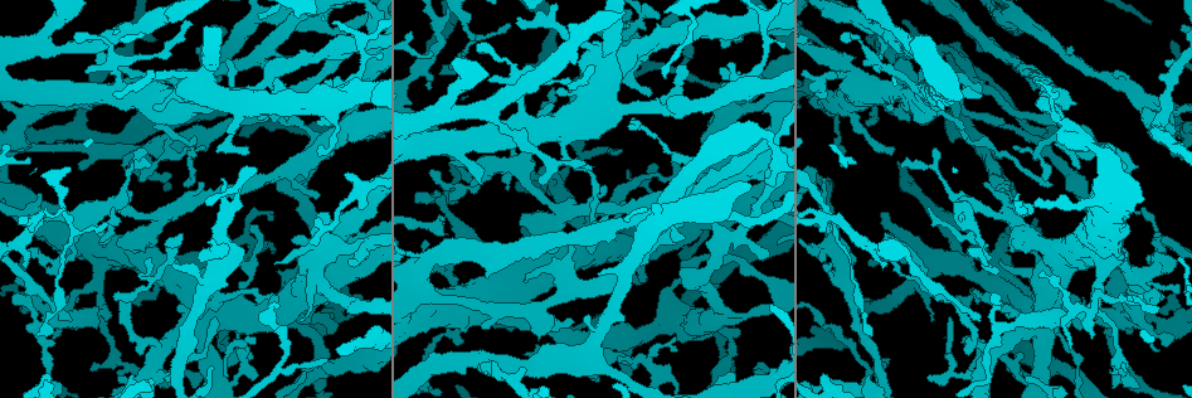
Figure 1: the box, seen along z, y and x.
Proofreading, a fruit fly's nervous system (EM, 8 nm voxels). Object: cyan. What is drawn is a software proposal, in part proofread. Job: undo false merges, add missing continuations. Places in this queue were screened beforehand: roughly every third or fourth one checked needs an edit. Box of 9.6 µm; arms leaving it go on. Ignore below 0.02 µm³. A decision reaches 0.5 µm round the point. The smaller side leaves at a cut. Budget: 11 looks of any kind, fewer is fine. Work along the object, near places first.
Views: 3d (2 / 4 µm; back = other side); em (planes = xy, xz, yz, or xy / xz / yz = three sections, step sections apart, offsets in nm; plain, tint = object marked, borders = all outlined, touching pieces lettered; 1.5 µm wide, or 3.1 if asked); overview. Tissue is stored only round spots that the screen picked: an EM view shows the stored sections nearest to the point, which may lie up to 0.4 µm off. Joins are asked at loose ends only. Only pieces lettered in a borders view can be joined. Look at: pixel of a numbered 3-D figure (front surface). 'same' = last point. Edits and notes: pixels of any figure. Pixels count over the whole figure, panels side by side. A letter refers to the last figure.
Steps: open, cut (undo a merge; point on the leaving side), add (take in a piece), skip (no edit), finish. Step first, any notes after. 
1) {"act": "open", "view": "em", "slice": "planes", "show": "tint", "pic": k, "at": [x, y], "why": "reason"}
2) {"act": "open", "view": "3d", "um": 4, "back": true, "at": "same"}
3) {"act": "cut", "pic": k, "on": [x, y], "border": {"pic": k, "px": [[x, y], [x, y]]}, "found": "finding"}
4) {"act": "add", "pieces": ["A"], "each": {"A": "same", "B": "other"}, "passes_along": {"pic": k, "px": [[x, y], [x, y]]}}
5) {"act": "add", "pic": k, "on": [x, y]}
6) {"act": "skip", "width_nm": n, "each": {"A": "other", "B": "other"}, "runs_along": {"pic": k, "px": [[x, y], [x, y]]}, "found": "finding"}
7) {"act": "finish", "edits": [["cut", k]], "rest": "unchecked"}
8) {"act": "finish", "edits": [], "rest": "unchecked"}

{"act": "open", "view": "em", "slice": "xy", "step": 4, "show": "tint", "pic": 1, "at": [79, 292], "why": "four or more arms meet"}

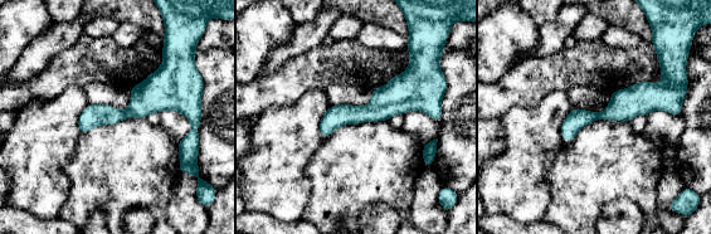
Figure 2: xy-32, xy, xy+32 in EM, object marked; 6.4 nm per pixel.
{"act": "open", "view": "em", "slice": "xy", "step": 4, "show": "borders", "at": "same", "why": "what lies round it"}

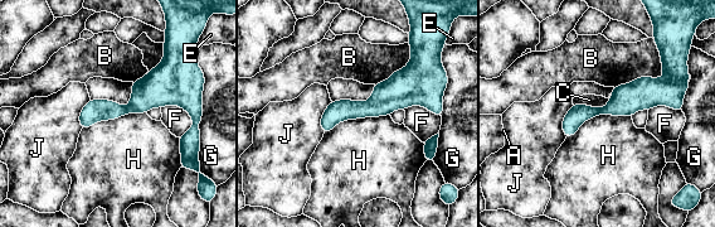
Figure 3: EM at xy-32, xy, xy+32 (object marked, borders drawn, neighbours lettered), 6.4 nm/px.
{"act": "skip", "width_nm": 140, "each": {"A": "other", "B": "other", "C": "other", "E": "other", "F": "other", "G": "other", "H": "other", "J": "other"}, "runs_along": {"pic": 3, "px": [[674, 100], [631, 97], [565, 130]]}, "found": "all the same neuron"}

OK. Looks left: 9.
{"act": "open", "view": "em", "slice": "xz", "step": 8, "show": "tint", "pic": 1, "at": [1139, 276], "why": "sudden change in width"}

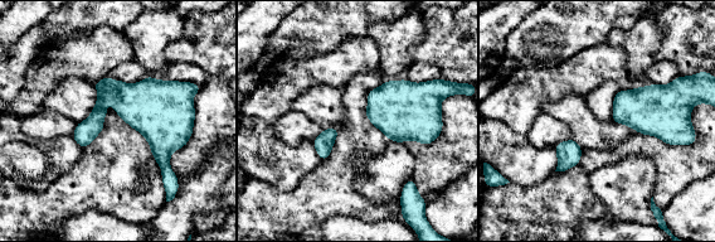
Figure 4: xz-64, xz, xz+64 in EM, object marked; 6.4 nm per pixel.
{"act": "open", "view": "em", "slice": "planes", "show": "borders", "at": "same", "why": "another direction"}

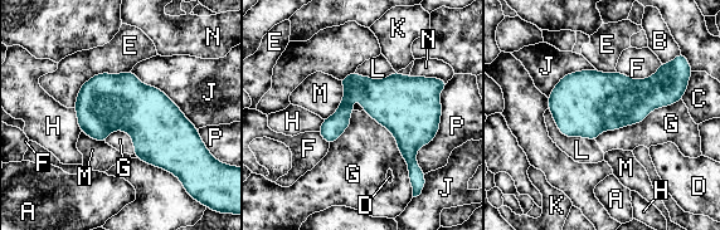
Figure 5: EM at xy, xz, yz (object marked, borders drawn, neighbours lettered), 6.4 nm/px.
{"act": "skip", "longest_contact_nm": ["G", 600], "each": {"A": "other", "B": "other", "C": "other", "D": "other", "E": "other", "F": "other", "G": "other", "H": "other", "J": "other", "K": "other", "L": "other", "M": "other", "N": "other", "P": "other"}, "border": {"pic": 5, "px": [[681, 98], [594, 140]]}, "found": "one neuron here"}

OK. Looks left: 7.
{"act": "open", "view": "3d", "um": 4, "back": true, "pic": 1, "at": [21, 311], "why": "thin end"}

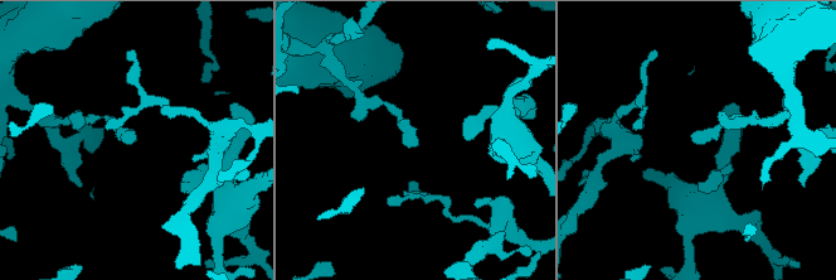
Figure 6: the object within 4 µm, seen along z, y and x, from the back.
{"act": "open", "view": "em", "slice": "planes", "show": "plain", "pic": 6, "at": [694, 138]}

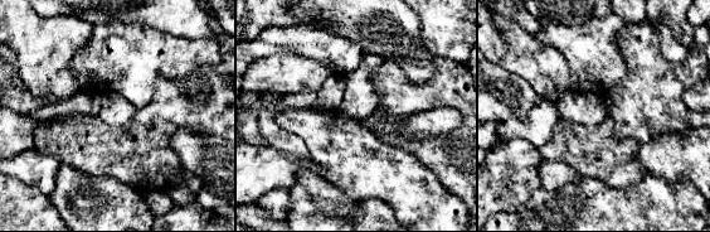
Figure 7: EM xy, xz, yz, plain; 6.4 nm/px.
{"act": "open", "view": "em", "slice": "planes", "show": "borders", "at": "same", "why": "see the neighbours"}

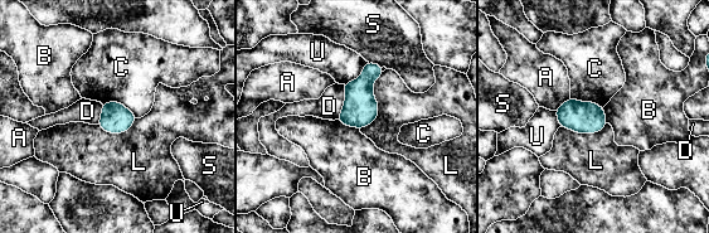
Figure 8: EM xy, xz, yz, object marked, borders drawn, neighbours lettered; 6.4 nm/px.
{"act": "skip", "width_nm": 190, "each": {"A": "other", "B": "other", "C": "other", "D": "other", "L": "other", "S": "other", "U": "other"}, "border": {"pic": 8, "px": [[336, 120], [359, 130]]}, "found": "none of them fits"}

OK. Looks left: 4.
{"act": "open", "view": "em", "slice": "planes", "show": "tint", "pic": 1, "at": [235, 382], "why": "a narrow waist"}

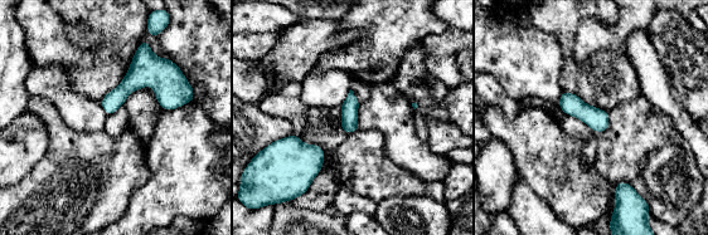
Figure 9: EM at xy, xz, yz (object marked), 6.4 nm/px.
{"act": "open", "view": "em", "slice": "planes", "show": "borders", "at": "same", "why": "what lies round it"}

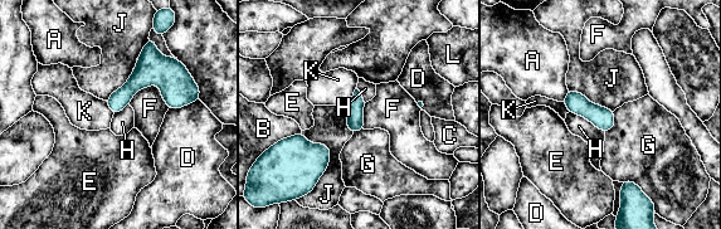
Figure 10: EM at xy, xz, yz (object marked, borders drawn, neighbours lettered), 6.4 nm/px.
{"act": "skip", "each": {"A": "other", "B": "other", "C": "other", "D": "other", "E": "other", "F": "other", "G": "other", "H": "other", "J": "other", "K": "other", "L": "other"}, "found": "continuous, no second neuron"}

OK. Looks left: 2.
{"act": "open", "view": "em", "slice": "yz", "step": 4, "show": "tint", "pic": 1, "at": [24, 119]}

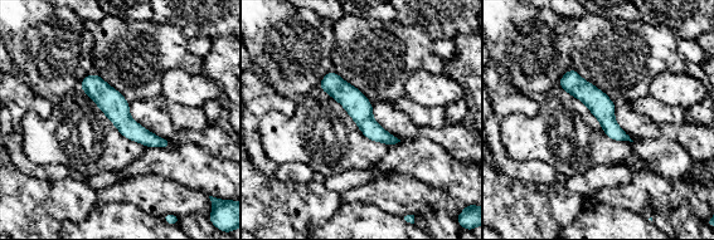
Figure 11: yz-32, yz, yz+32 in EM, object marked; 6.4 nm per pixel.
{"act": "open", "view": "em", "slice": "planes", "show": "borders", "at": "same"}

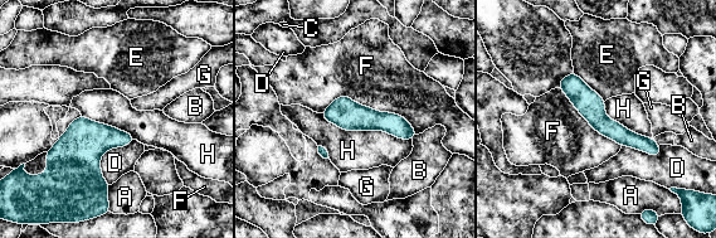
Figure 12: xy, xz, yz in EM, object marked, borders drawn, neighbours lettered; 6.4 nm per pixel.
{"act": "skip", "width_nm": 170, "each": {"A": "other", "B": "other", "C": "other", "D": "other", "E": "other", "F": "other", "G": "other", "H": "other"}, "border": {"pic": 12, "px": [[321, 112], [349, 96], [417, 134]]}, "found": "all the same neuron"}

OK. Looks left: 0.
{"act": "finish", "edits": [], "rest": "unchecked"}

